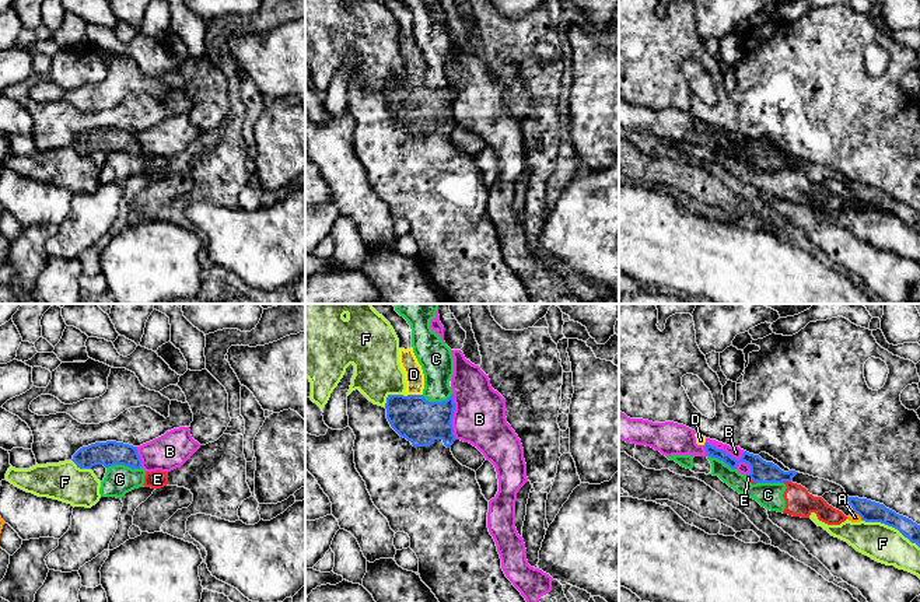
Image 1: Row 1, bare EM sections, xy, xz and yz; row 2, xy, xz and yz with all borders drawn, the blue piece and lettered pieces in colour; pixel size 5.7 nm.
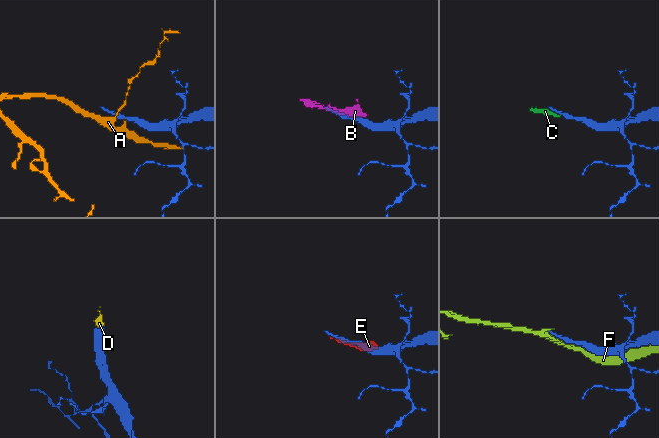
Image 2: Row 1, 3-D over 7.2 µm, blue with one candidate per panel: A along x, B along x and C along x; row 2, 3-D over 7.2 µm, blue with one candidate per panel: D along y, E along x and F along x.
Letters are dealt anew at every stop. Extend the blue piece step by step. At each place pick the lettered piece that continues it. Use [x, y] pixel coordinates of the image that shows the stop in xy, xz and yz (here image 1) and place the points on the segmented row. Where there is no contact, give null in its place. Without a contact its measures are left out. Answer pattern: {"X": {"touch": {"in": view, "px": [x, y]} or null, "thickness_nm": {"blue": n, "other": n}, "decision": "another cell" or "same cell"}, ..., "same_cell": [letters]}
{"A": {"touch": {"in": "yz", "px": [859, 514]}, "thickness_nm": {"blue": 130, "other": 50}, "decision": "another cell"}, "B": {"touch": {"in": "yz", "px": [728, 454]}, "thickness_nm": {"blue": 130, "other": 70}, "decision": "another cell"}, "C": {"touch": {"in": "xy", "px": [123, 464]}, "thickness_nm": {"blue": 140, "other": 170}, "decision": "another cell"}, "D": {"touch": {"in": "xz", "px": [413, 395]}, "thickness_nm": {"blue": 260, "other": 110}, "decision": "same cell"}, "E": {"touch": {"in": "yz", "px": [786, 480]}, "thickness_nm": {"blue": 130, "other": 160}, "decision": "another cell"}, "F": {"touch": {"in": "yz", "px": [891, 525]}, "thickness_nm": {"blue": 130, "other": 220}, "decision": "another cell"}, "same_cell": ["D"]}

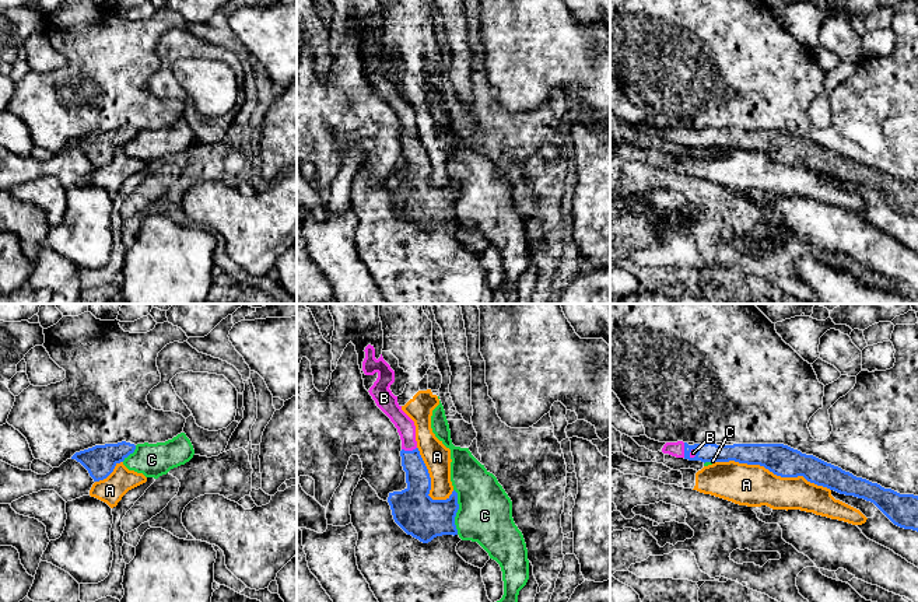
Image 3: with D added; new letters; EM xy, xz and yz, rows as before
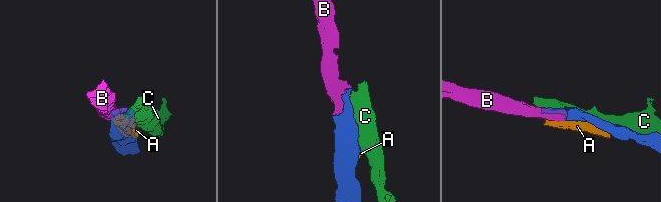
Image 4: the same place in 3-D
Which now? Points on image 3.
{"A": {"touch": {"in": "yz", "px": [773, 472]}, "thickness_nm": {"blue": 180, "other": 240}, "decision": "another cell"}, "B": {"touch": {"in": "xz", "px": [409, 451]}, "thickness_nm": {"blue": 140, "other": 110}, "decision": "same cell"}, "C": {"touch": {"in": "xz", "px": [456, 511]}, "thickness_nm": {"blue": 240, "other": 320}, "decision": "another cell"}, "same_cell": ["B"]}

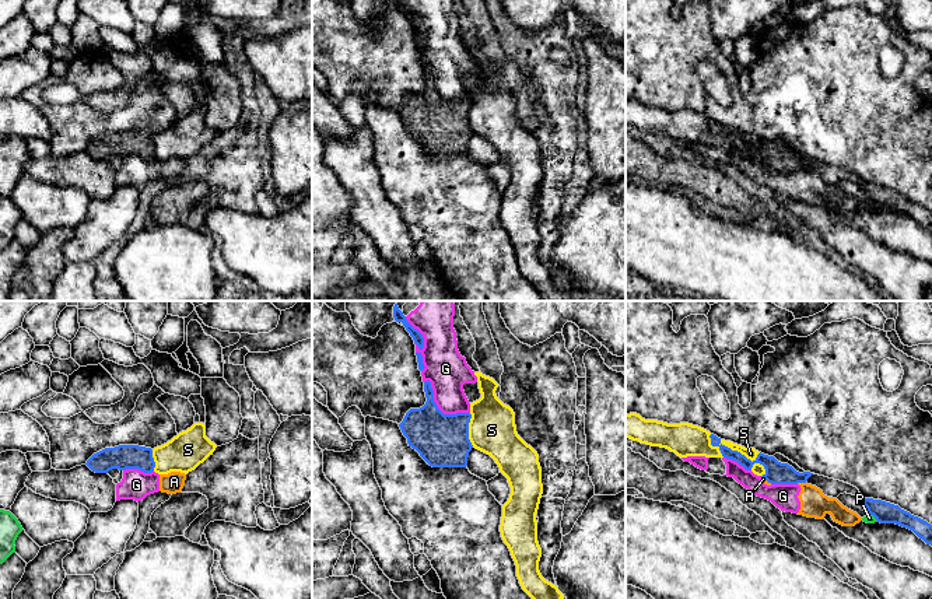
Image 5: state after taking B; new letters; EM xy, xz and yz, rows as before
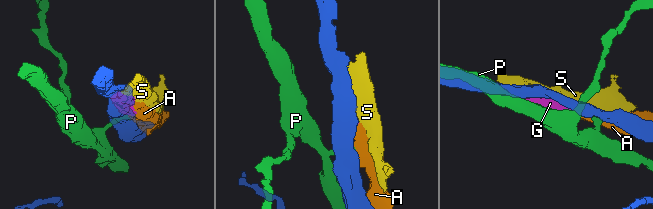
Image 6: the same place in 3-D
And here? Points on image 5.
{"A": {"touch": {"in": "yz", "px": [801, 482]}, "thickness_nm": {"blue": 130, "other": 160}, "decision": "another cell"}, "G": {"touch": {"in": "xz", "px": [423, 344]}, "thickness_nm": {"blue": 60, "other": 240}, "decision": "another cell"}, "P": {"touch": {"in": "yz", "px": [873, 515]}, "thickness_nm": {"blue": 130, "other": 50}, "decision": "another cell"}, "S": {"touch": {"in": "yz", "px": [736, 451]}, "thickness_nm": {"blue": 110, "other": 70}, "decision": "another cell"}, "same_cell": []}

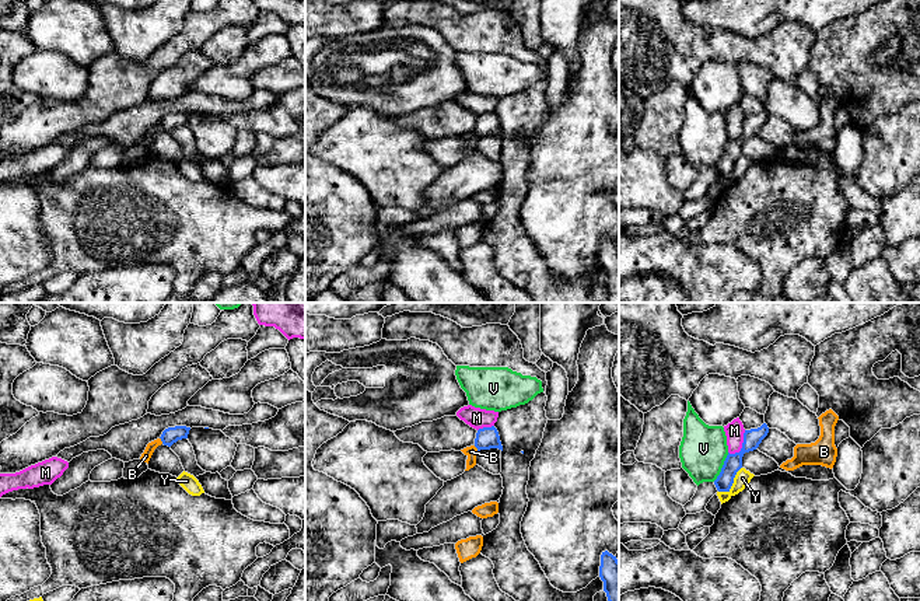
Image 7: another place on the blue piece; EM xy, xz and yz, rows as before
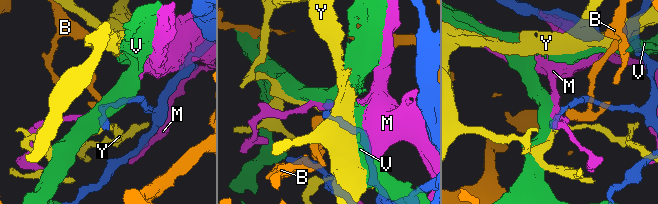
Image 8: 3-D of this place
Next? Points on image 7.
{"B": {"touch": {"in": "xy", "px": [161, 440]}, "thickness_nm": {"blue": 90, "other": 60}, "decision": "another cell"}, "M": {"touch": {"in": "yz", "px": [742, 446]}, "thickness_nm": {"blue": 100, "other": 110}, "decision": "another cell"}, "V": {"touch": {"in": "yz", "px": [723, 467]}, "thickness_nm": {"blue": 100, "other": 280}, "decision": "another cell"}, "Y": {"touch": {"in": "yz", "px": [733, 482]}, "thickness_nm": {"blue": 100, "other": 90}, "decision": "another cell"}, "same_cell": []}

